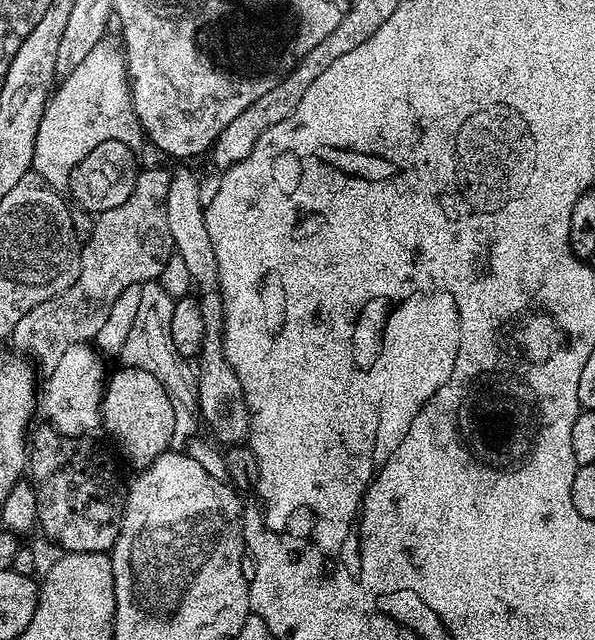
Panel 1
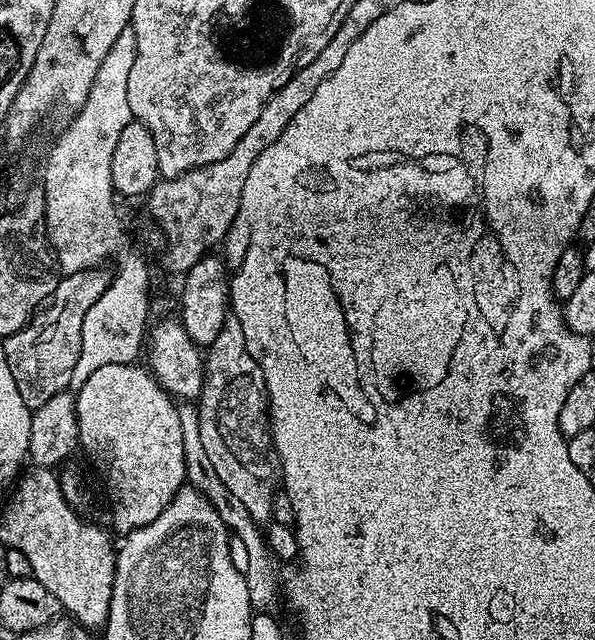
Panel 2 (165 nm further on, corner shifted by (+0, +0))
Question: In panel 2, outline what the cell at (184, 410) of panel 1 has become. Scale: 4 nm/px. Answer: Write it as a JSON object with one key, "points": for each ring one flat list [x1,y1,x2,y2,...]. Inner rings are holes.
{"points":[[181,409,179,411,182,428,182,446,183,460,185,462,187,485,207,498,212,506,214,506,218,516,222,518,222,522,229,528,233,539,240,542,248,568,245,569,245,580,248,590,254,589,261,576,272,576,272,570,268,564,270,561,270,553,263,533,258,532,259,525,249,516,249,511,243,506,238,499,232,498,226,486,222,485,221,478,215,473,214,466,211,465,210,458,207,457,206,450,203,449,201,431,198,428,197,418,199,413,195,410]]}

